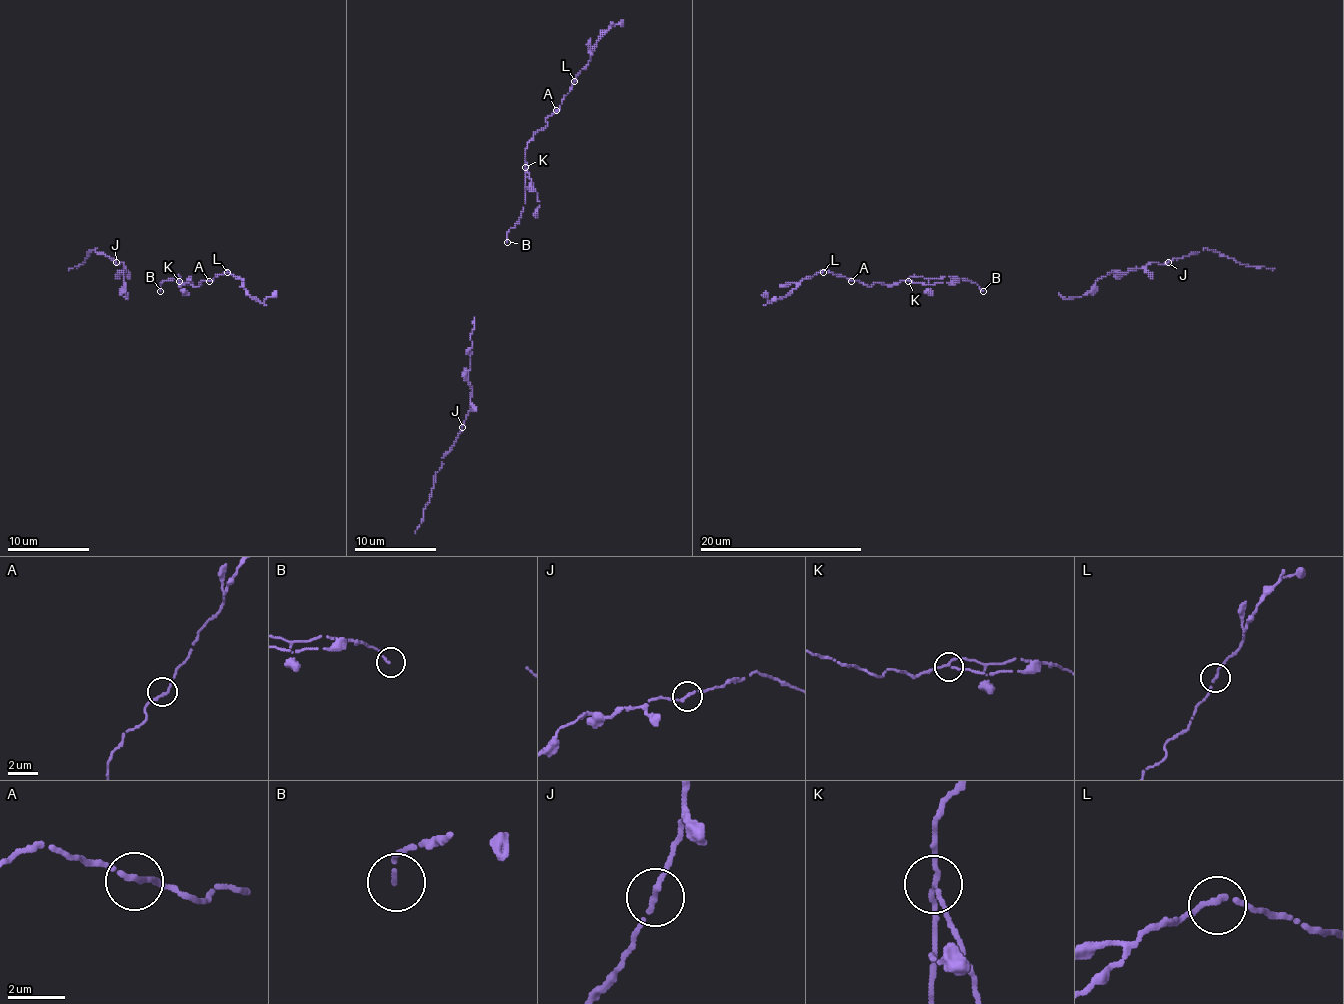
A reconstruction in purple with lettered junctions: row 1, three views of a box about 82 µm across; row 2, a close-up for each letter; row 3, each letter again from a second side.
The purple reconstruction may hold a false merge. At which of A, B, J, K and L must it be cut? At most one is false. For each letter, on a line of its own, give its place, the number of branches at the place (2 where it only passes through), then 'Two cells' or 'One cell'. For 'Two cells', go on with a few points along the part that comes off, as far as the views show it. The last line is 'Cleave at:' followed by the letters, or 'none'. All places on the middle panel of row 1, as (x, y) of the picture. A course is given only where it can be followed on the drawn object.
A: Place: (556, 110). Branches: 2. One cell
B: Place: (507, 242). Branches: 1. One cell
J: Place: (462, 427). Branches: 2. One cell
K: Place: (525, 167). Branches: 3. One cell
L: Place: (574, 81). Branches: 2. One cell
Cleave at: none

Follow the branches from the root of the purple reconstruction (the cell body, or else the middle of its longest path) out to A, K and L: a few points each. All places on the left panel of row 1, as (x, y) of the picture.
A: (160, 291), (160, 283), (177, 277), (179, 285), (189, 283), (193, 287), (209, 281)
K: (160, 291), (160, 283), (177, 277), (179, 281)
L: (160, 291), (160, 283), (177, 277), (179, 285), (199, 287), (203, 281), (227, 272)

